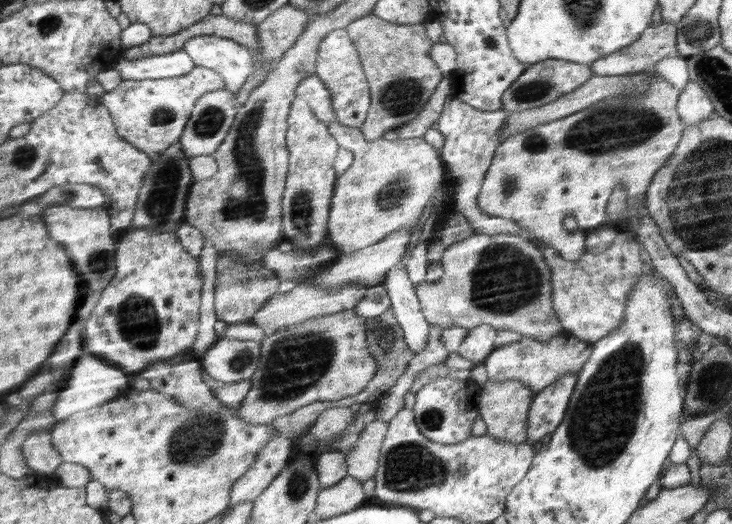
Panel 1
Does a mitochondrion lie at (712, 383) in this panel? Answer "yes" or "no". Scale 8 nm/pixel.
yes

